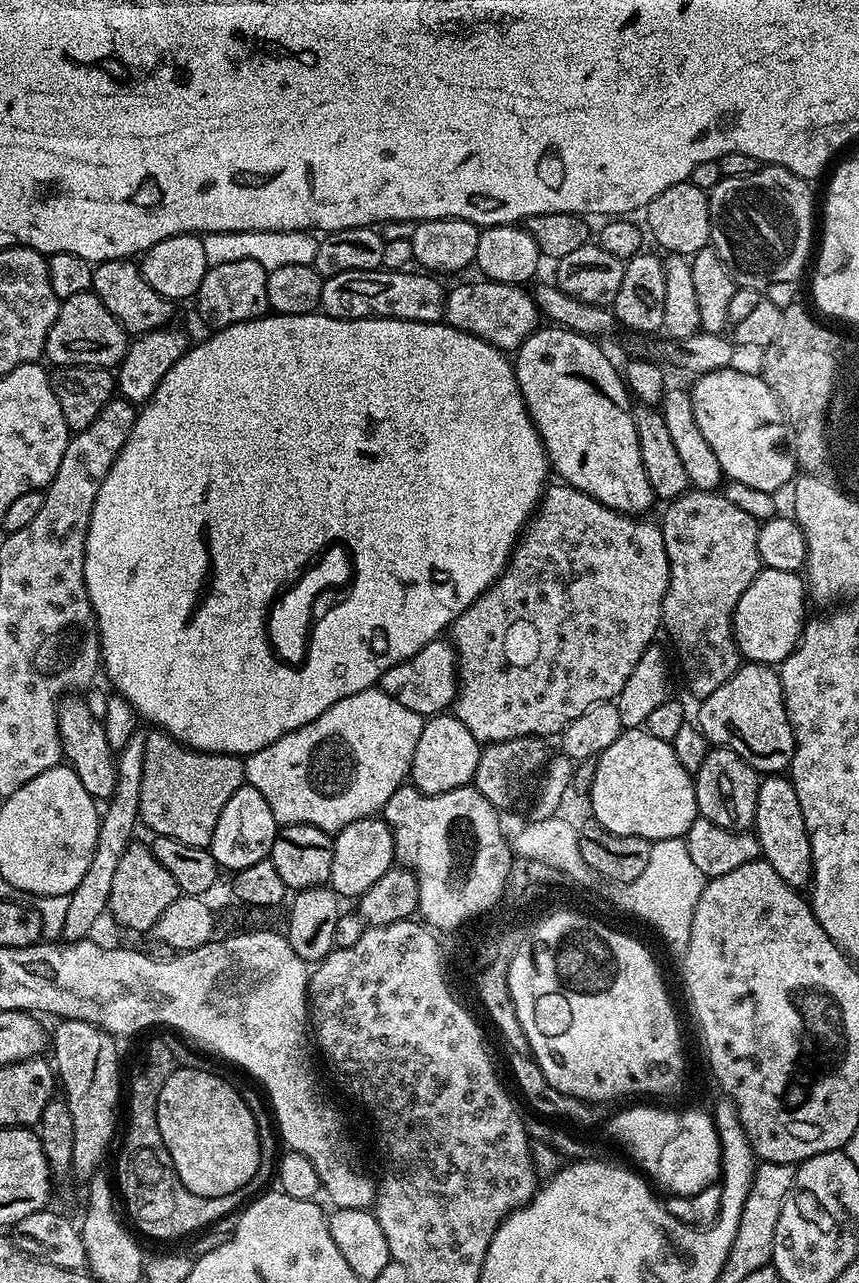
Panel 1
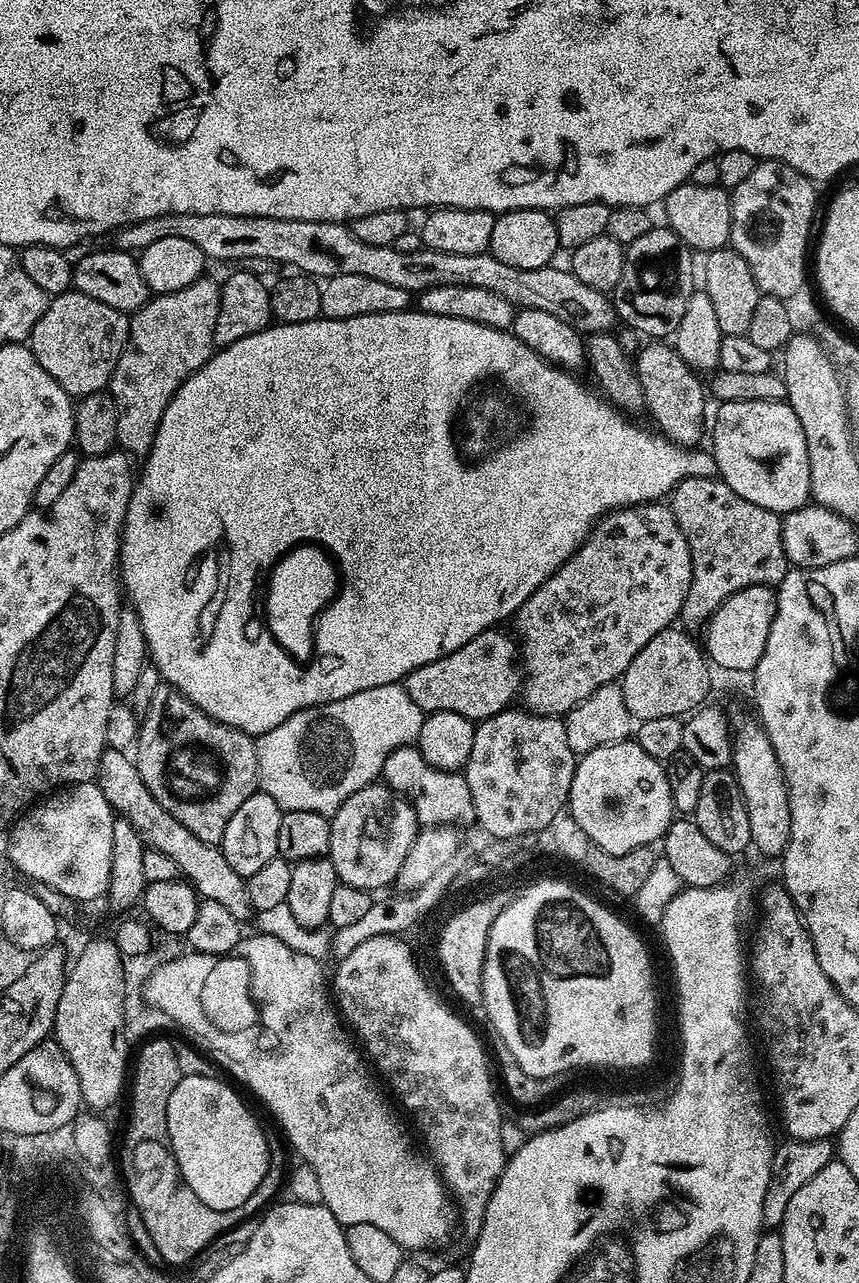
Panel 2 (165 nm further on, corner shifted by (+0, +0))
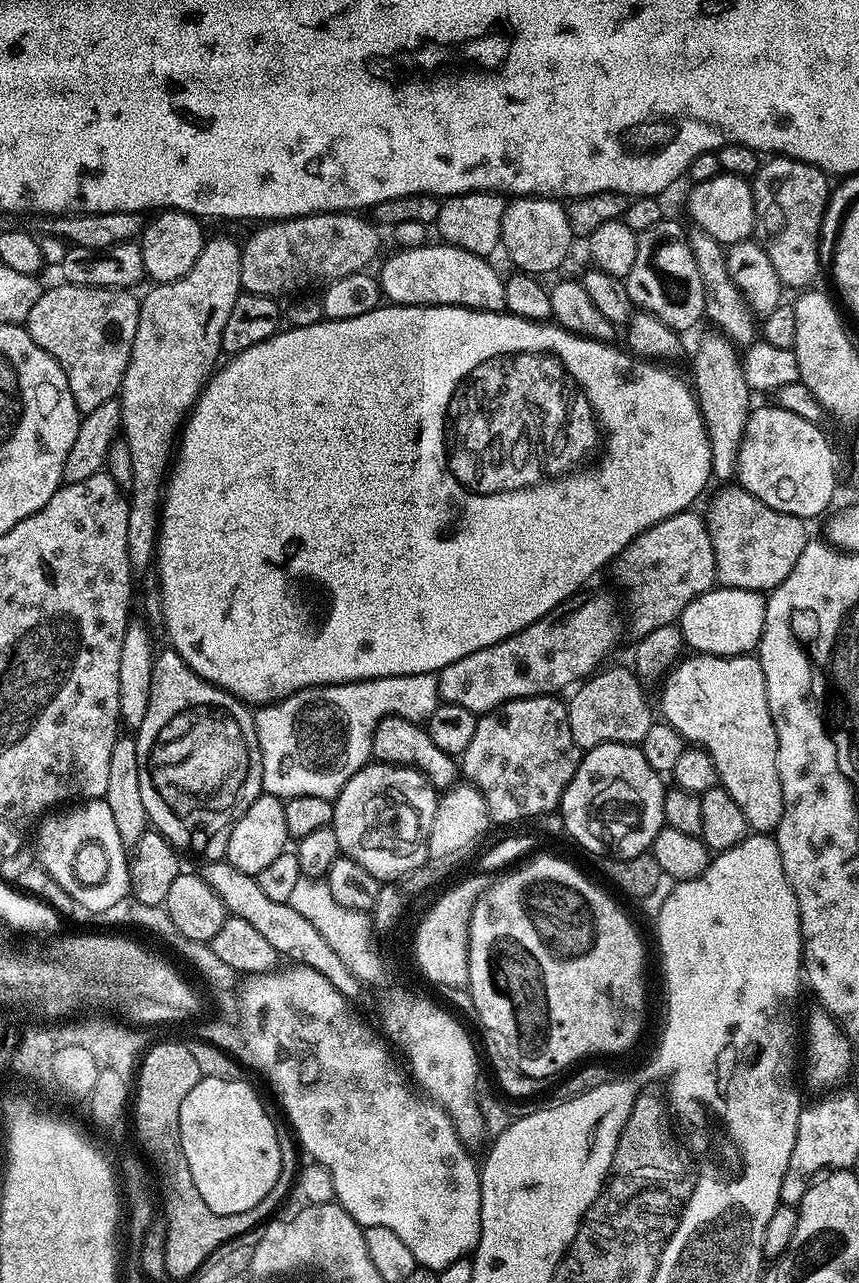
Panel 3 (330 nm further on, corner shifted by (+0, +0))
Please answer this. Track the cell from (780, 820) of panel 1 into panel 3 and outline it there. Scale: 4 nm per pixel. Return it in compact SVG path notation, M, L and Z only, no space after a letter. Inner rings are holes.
M688 654L683 659L676 662L669 668L663 677L664 685L660 688L660 708L658 704L658 712L662 715L663 723L669 724L674 730L678 730L678 734L689 745L701 748L714 762L716 767L716 779L719 787L728 791L730 798L734 798L734 802L738 802L742 814L746 814L746 822L749 829L756 834L772 834L782 822L782 810L784 809L784 799L782 798L782 786L778 778L778 766L776 765L776 727L772 721L770 714L770 706L766 698L766 678L762 674L762 666L759 659L755 655L746 656L705 656L703 654Z

